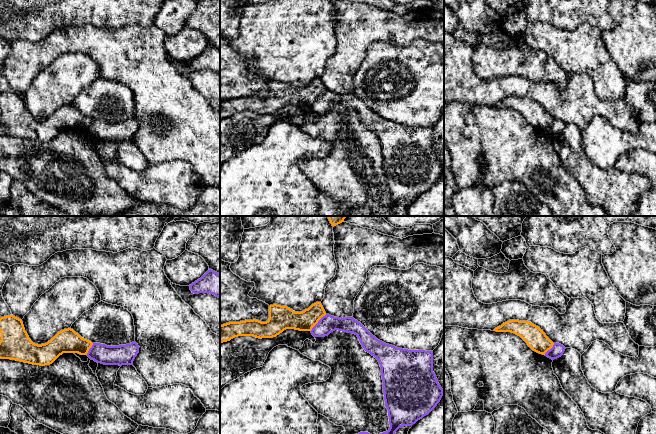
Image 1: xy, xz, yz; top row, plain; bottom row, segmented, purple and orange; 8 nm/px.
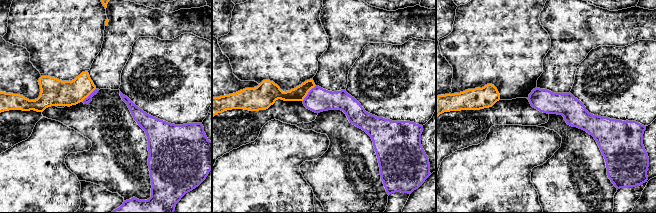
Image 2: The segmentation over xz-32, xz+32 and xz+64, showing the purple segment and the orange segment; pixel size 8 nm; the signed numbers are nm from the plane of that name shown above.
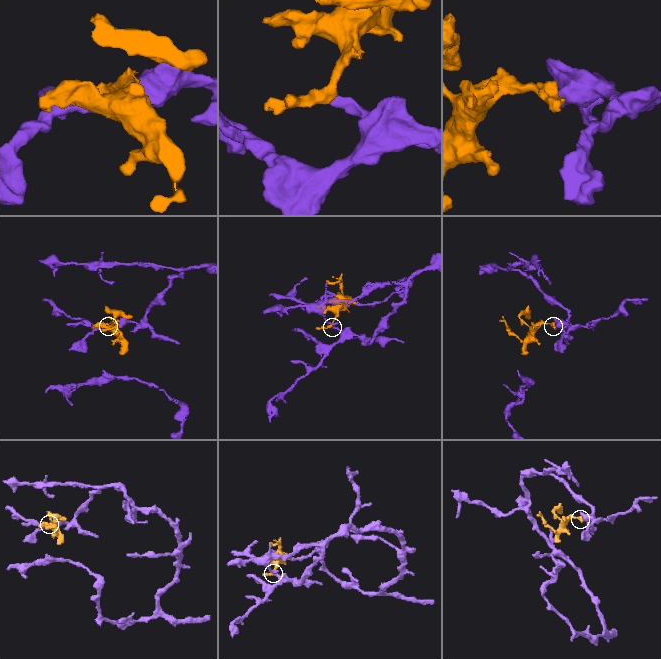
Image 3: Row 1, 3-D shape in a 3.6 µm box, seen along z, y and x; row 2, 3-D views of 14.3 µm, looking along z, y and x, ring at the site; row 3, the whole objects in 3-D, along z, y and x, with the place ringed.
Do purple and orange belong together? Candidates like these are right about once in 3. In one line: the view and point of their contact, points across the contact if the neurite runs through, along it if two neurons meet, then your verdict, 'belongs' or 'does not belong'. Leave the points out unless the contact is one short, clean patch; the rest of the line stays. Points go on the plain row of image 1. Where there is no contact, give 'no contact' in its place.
xz (318, 98) | along xz (326, 90), (310, 106) | does not belong

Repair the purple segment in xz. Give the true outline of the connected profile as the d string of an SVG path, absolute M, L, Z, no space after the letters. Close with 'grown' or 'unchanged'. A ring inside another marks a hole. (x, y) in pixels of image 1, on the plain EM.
M326 90L311 109L314 113L325 113L335 106L355 110L364 126L378 136L390 200L389 206L379 211L360 208L346 216L394 216L399 204L412 202L440 178L444 166L433 148L432 127L408 126L386 120L353 93Z; unchanged

